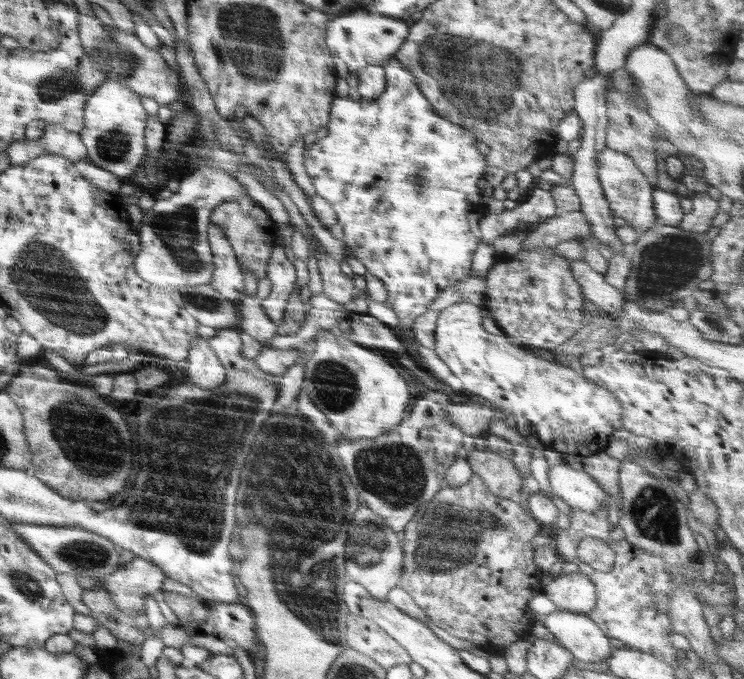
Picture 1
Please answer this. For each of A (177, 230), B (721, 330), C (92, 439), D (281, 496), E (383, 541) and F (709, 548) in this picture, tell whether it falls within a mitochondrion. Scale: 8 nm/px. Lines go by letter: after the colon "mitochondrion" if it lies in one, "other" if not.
A: mitochondrion
B: mitochondrion
C: mitochondrion
D: mitochondrion
E: mitochondrion
F: other

